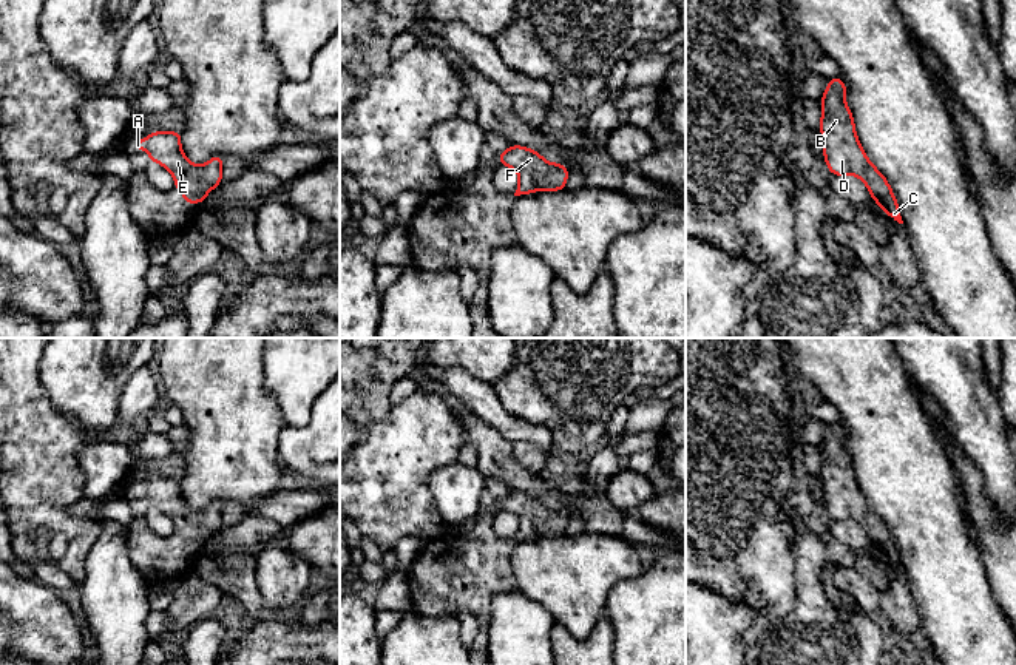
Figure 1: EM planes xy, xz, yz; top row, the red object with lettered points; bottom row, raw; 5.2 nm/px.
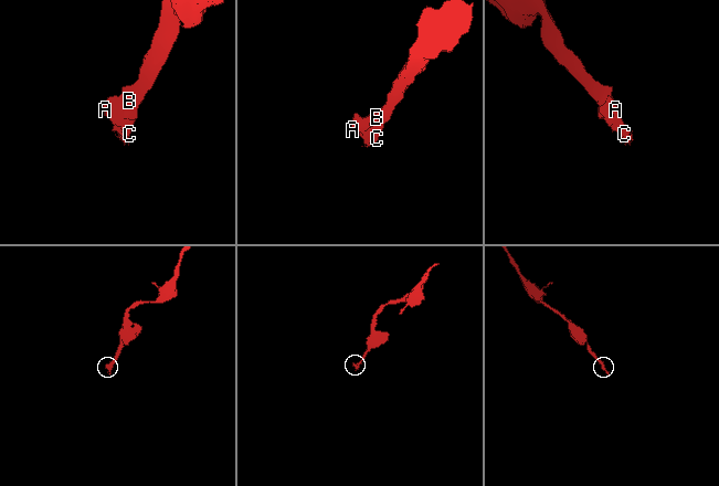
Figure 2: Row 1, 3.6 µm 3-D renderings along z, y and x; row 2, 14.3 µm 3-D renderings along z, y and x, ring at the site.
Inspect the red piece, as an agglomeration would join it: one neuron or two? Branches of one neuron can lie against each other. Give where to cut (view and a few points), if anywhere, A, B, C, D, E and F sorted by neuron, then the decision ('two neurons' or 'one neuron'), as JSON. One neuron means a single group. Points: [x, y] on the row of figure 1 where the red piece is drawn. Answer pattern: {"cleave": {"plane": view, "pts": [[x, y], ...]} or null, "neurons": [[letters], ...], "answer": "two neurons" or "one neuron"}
{"cleave": null, "neurons": [["A", "B", "C", "D", "E", "F"]], "answer": "one neuron"}

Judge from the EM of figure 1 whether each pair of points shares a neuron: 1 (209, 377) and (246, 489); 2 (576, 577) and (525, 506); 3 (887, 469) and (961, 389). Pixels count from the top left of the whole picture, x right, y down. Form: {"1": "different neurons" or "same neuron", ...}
{"1": "same neuron", "2": "different neurons", "3": "different neurons"}

